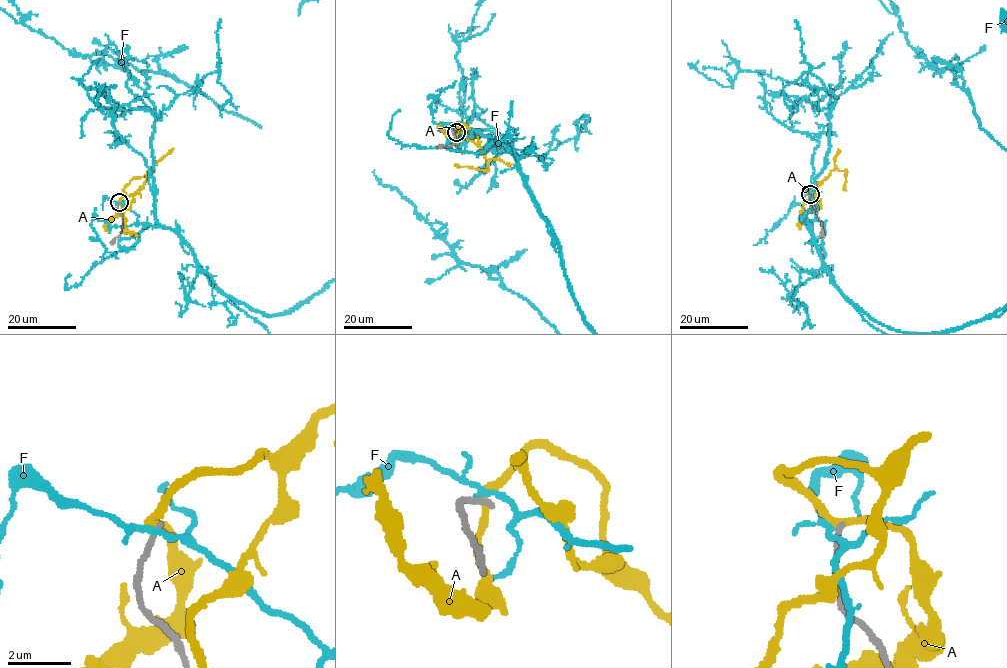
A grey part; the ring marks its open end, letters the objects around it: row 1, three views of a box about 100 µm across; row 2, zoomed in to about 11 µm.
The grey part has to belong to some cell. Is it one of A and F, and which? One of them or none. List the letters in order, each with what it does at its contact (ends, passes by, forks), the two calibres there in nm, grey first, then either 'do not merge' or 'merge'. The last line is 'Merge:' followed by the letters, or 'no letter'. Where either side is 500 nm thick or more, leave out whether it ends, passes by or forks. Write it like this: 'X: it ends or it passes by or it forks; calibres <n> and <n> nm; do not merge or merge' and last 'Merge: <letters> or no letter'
A: it passes by; calibres 180 and 200 nm; do not merge
F: it forks; calibres 190 and 150 nm; do not merge
Merge: no letter

